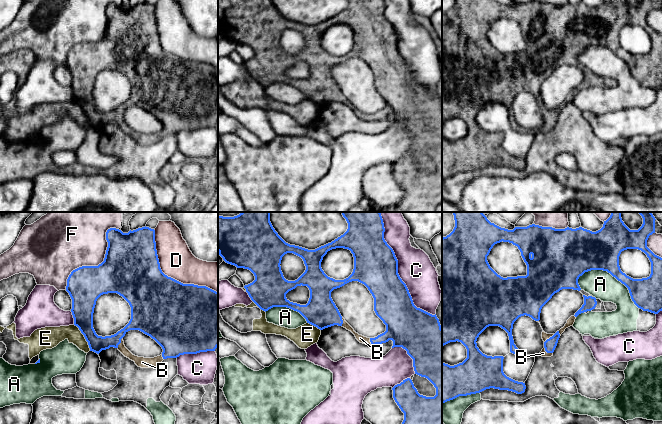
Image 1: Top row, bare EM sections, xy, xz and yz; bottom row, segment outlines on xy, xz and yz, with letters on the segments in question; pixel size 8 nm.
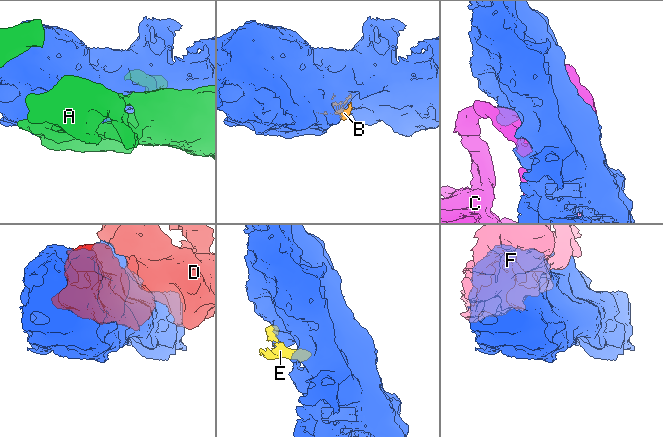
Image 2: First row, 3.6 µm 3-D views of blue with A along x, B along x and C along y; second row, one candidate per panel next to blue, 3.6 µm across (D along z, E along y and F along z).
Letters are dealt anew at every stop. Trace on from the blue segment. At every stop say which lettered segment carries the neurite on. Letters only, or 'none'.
B

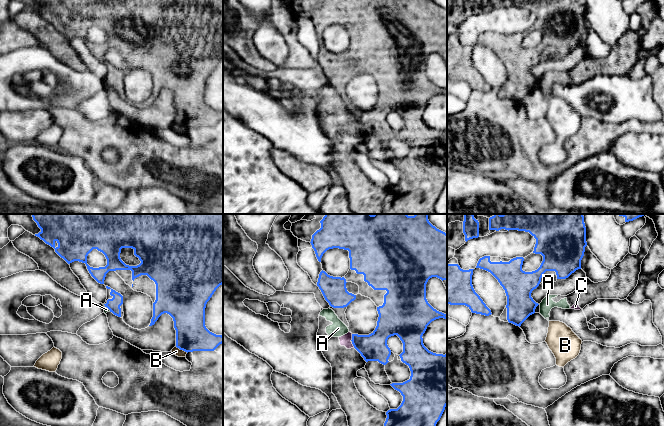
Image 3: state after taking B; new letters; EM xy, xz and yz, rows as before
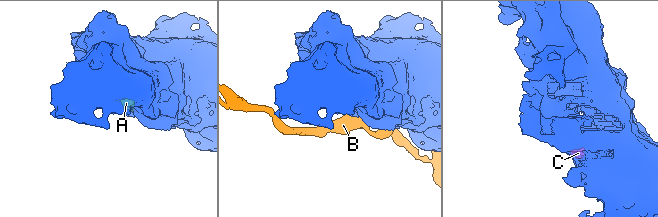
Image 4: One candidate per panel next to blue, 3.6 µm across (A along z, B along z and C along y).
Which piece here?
none

